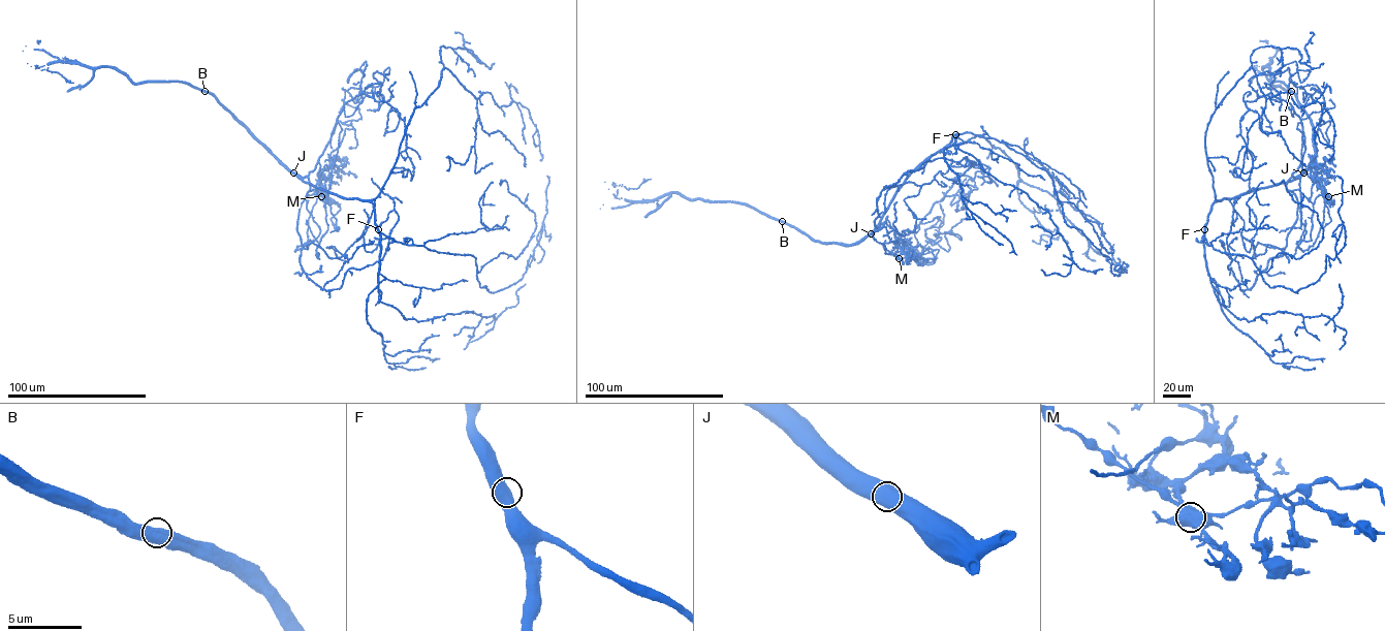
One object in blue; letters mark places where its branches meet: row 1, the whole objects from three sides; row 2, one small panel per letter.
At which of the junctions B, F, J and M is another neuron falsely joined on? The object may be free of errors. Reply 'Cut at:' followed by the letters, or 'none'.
Cut at: M

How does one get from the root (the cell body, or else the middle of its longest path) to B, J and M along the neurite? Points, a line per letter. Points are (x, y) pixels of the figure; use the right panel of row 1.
B: (1244, 193), (1295, 180), (1311, 163), (1315, 154), (1312, 120), (1291, 91)
J: (1244, 193), (1293, 180), (1303, 172)
M: (1244, 193), (1292, 180), (1292, 175), (1301, 162), (1302, 169), (1328, 196)

